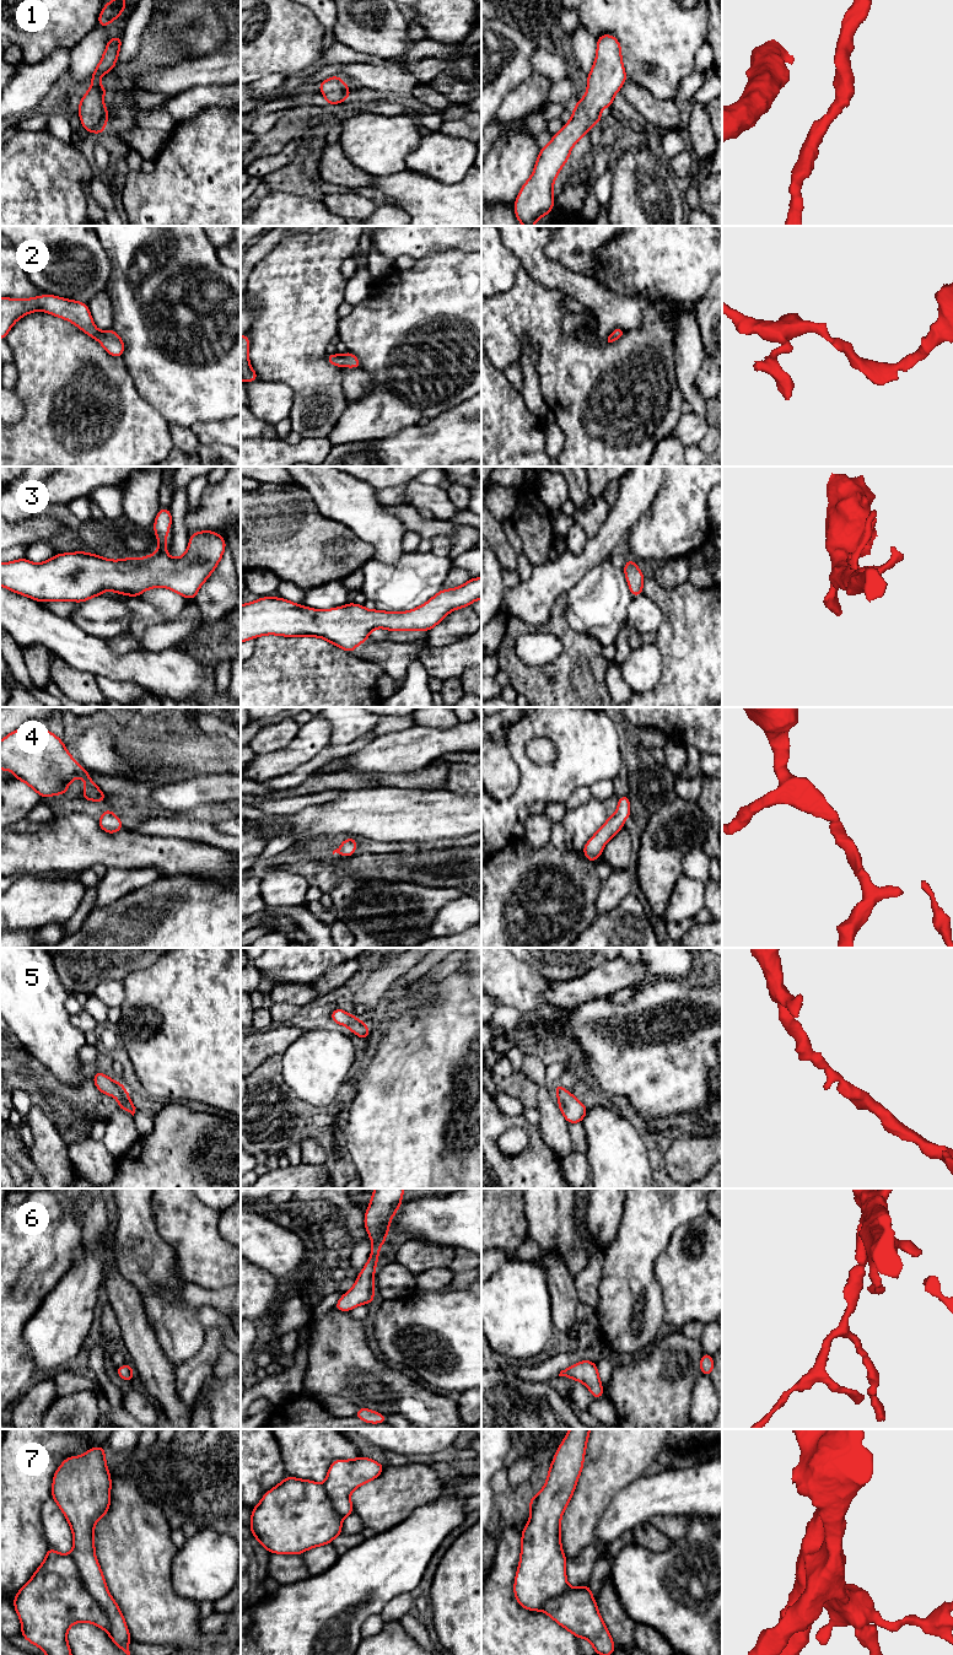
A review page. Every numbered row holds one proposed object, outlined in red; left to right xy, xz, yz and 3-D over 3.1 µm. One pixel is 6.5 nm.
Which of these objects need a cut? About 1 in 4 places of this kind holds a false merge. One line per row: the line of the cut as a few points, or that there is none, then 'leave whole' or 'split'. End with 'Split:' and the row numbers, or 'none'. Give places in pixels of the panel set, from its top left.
1: cut none; leave whole
2: cut none; leave whole
3: cut none; leave whole
4: cut none; leave whole
5: cut none; leave whole
6: cut none; leave whole
7: cut xy (69, 1554), (86, 1590), (105, 1611), (108, 1621), (107, 1631); split
Split: 7

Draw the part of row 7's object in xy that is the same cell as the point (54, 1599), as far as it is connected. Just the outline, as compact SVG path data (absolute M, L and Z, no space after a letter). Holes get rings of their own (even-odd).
M49 1546L44 1562L12 1603L21 1621L21 1635L45 1655L71 1655L66 1634L76 1622L109 1629L106 1611L87 1591L71 1556Z

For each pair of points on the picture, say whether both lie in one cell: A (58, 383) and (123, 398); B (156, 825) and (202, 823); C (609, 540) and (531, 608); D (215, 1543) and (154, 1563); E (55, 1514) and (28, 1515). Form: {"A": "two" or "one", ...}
{"A": "one", "B": "one", "C": "one", "D": "two", "E": "two"}

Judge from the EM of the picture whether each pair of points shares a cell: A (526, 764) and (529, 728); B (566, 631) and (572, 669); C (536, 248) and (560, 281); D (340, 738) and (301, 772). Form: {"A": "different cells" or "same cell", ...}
{"A": "same cell", "B": "same cell", "C": "same cell", "D": "different cells"}

